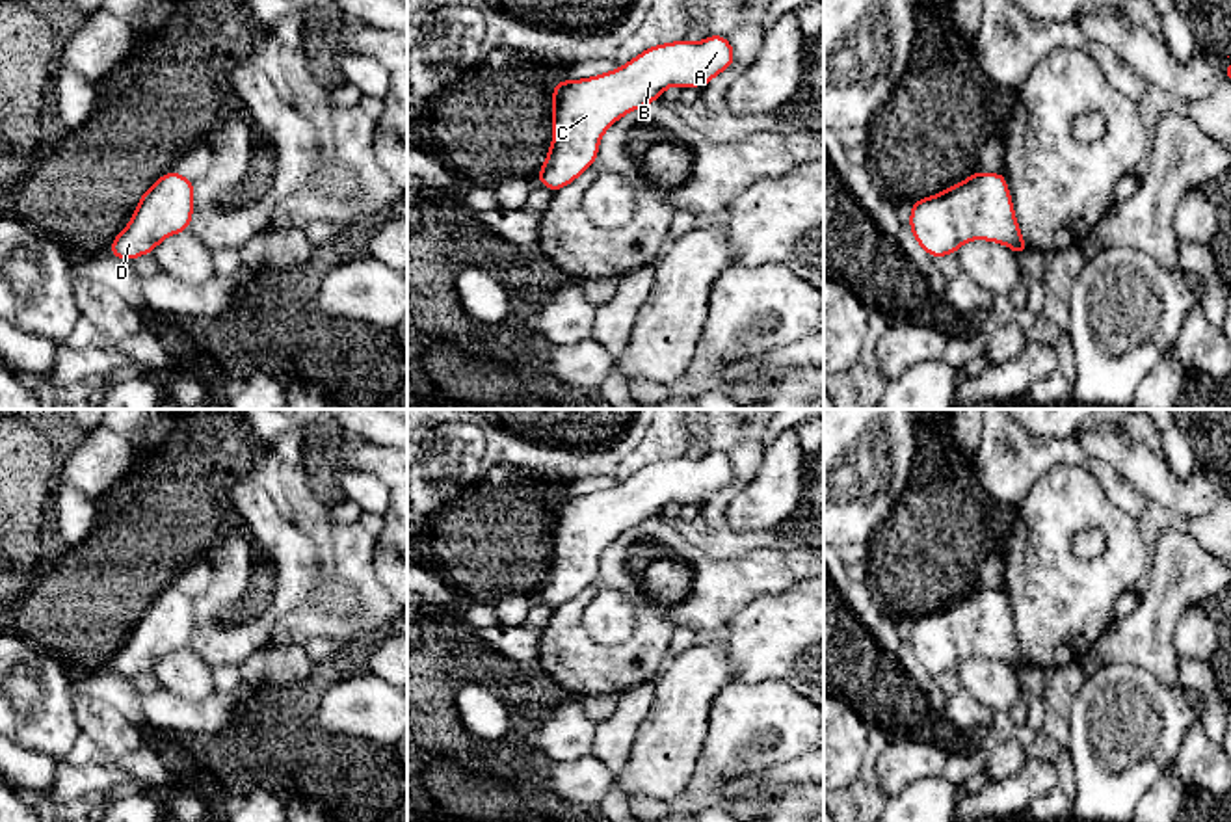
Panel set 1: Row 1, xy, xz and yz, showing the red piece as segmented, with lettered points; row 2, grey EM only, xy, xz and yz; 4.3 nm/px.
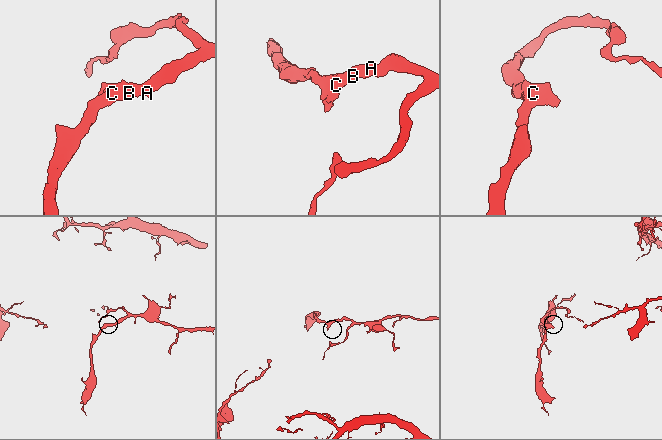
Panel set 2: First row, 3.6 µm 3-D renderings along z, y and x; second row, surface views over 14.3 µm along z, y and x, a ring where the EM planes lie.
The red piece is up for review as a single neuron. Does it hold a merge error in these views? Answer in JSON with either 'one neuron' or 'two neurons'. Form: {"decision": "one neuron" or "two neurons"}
{"decision": "one neuron"}

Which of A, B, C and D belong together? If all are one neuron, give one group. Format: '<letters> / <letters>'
A B C D

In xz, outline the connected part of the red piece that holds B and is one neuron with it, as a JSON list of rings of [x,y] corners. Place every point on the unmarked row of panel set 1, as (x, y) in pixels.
[[[710,450],[707,456],[694,459],[681,456],[660,459],[645,465],[642,471],[602,489],[580,497],[562,497],[552,502],[552,560],[545,578],[536,593],[552,610],[575,599],[599,575],[599,558],[604,549],[623,532],[636,528],[651,519],[671,502],[682,506],[699,502],[701,506],[720,489],[735,480],[735,465],[725,452]]]

